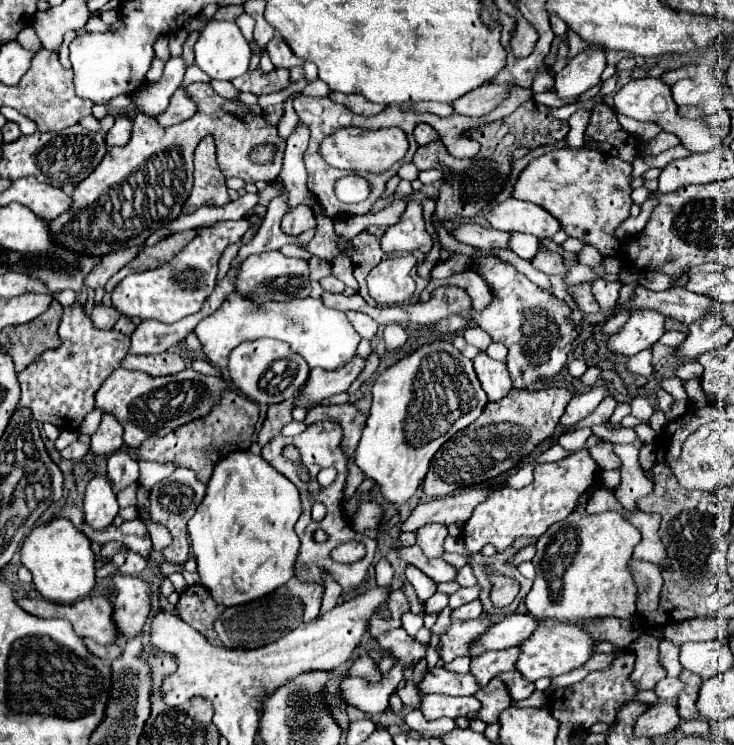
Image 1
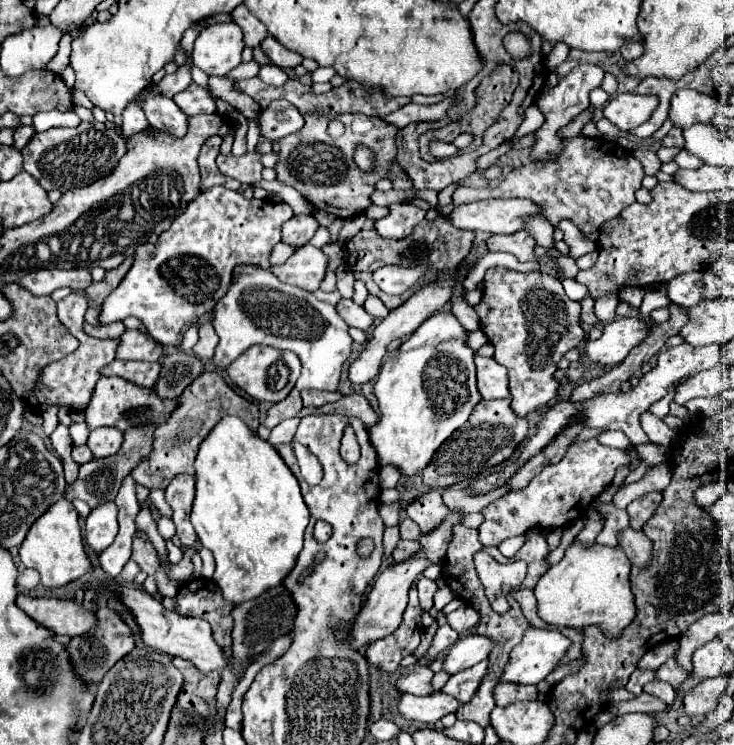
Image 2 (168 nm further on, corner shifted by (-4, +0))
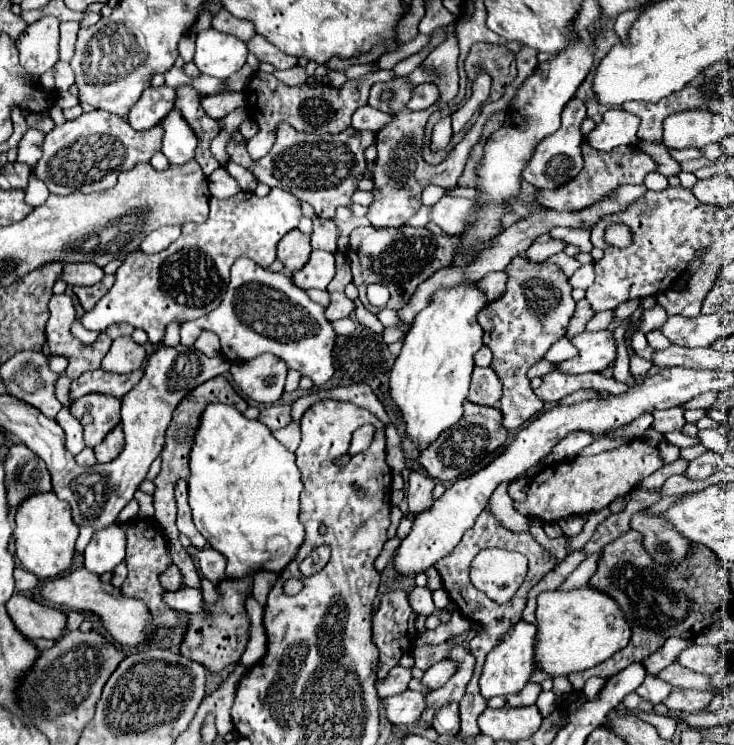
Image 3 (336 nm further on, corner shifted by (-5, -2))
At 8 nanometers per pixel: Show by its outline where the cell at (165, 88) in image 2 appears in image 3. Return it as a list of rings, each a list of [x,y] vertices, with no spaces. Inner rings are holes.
[[[162,85],[162,87],[148,87],[146,93],[142,93],[142,97],[138,99],[138,105],[134,105],[128,113],[128,123],[134,127],[134,129],[150,129],[150,125],[158,125],[162,121],[162,117],[166,117],[166,113],[170,113],[174,105],[174,89],[168,87],[168,85]]]

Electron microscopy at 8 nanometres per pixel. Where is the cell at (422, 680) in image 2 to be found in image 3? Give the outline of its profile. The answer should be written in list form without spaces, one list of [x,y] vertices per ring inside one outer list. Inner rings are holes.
[[[396,665],[394,669],[390,669],[388,677],[384,681],[376,681],[376,689],[380,697],[390,697],[390,695],[398,695],[402,691],[406,691],[408,681],[412,679],[410,669],[404,669],[400,665]]]

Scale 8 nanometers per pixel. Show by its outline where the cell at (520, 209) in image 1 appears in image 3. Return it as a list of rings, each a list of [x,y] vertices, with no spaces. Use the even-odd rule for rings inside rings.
[[[444,195],[430,209],[430,221],[436,223],[446,235],[460,235],[470,225],[470,215],[476,203],[472,199]]]

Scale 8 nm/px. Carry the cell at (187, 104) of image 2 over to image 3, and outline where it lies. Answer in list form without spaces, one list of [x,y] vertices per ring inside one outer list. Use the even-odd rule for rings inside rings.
[[[222,93],[222,95],[208,95],[202,99],[202,107],[204,111],[212,117],[212,119],[222,119],[228,113],[232,113],[238,107],[244,107],[244,95],[242,93]]]

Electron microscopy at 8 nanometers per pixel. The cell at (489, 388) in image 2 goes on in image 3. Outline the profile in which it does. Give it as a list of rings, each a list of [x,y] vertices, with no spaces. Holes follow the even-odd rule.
[[[474,367],[468,399],[476,405],[498,407],[502,397],[502,383],[492,367]]]

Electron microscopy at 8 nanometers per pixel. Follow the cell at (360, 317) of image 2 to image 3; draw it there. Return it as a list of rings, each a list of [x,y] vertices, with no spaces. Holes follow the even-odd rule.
[[[330,293],[330,305],[324,311],[328,321],[348,317],[352,311],[354,311],[354,303],[344,293]]]

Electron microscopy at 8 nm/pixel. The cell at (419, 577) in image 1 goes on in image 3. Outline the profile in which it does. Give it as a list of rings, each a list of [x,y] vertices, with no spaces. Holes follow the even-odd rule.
[[[416,587],[409,593],[409,602],[417,615],[430,615],[436,611],[432,591],[428,587]]]

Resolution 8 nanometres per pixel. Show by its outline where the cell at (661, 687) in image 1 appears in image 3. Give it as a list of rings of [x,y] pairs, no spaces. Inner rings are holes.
[[[648,675],[648,677],[644,679],[644,683],[636,689],[636,693],[638,693],[642,699],[650,701],[650,703],[662,703],[662,701],[670,695],[670,691],[672,691],[672,687],[670,687],[666,681],[660,681],[660,679],[654,677],[654,675]]]

